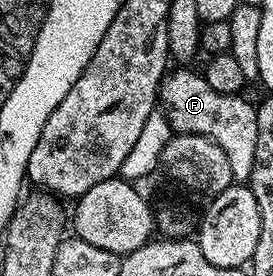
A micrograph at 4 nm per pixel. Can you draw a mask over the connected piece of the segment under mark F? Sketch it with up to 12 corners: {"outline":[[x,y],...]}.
{"outline":[[177,67],[160,112],[177,133],[210,137],[248,182],[256,104]]}

